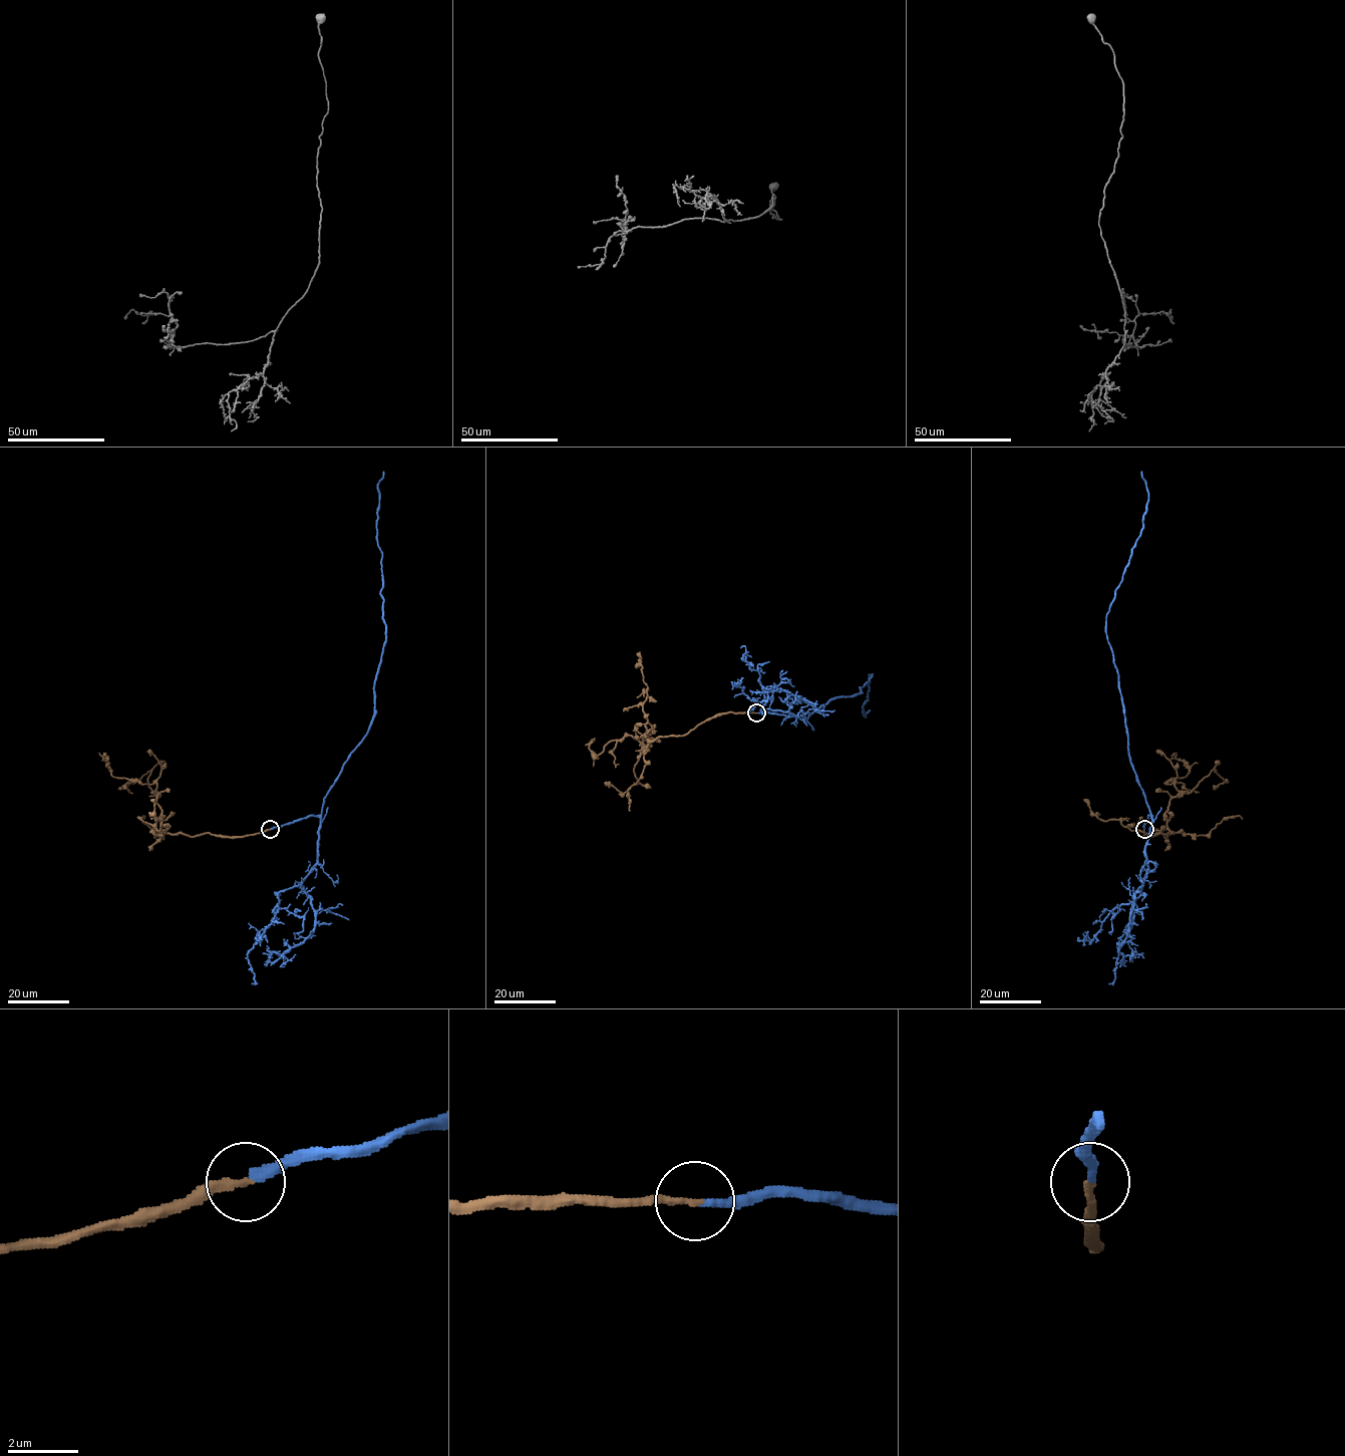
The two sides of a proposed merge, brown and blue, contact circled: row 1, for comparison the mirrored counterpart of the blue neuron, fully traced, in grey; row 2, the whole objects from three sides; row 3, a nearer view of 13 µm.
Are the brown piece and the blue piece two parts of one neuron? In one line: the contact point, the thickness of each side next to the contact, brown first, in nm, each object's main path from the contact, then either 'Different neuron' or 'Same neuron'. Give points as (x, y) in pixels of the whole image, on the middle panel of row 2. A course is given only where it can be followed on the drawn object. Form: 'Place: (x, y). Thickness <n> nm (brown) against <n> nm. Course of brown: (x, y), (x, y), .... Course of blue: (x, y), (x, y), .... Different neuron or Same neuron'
Place: (756, 712). Thickness 240 nm (brown) against 260 nm. Course of brown: (755, 712), (717, 713), (684, 735), (649, 741), (647, 735), (643, 748), (625, 736), (596, 758), (592, 739). Course of blue: (756, 712), (807, 718), (834, 697), (861, 692), (872, 674), (867, 684), (865, 716), (870, 709). Same neuron

